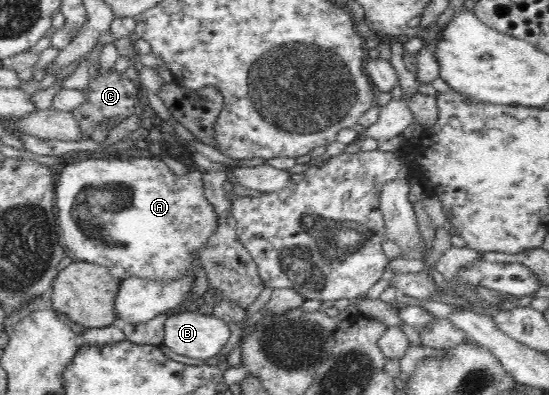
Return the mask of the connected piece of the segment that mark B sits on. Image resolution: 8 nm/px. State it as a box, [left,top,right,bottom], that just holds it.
[164,311,231,360]

